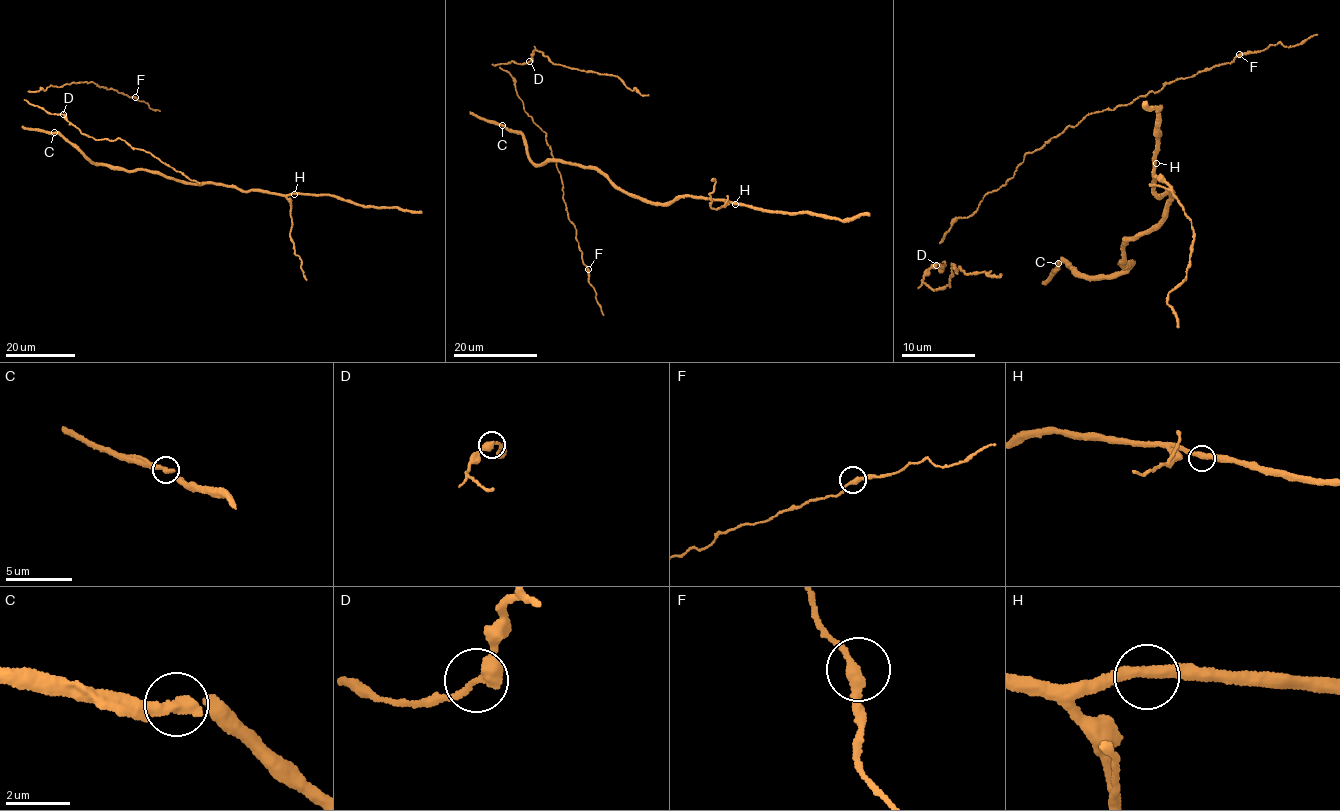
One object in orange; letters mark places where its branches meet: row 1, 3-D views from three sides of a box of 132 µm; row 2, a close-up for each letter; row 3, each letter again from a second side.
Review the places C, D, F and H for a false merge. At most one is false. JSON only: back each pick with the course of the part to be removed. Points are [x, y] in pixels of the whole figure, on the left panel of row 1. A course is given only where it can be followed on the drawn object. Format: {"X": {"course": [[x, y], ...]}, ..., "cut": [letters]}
{"cut": []}

